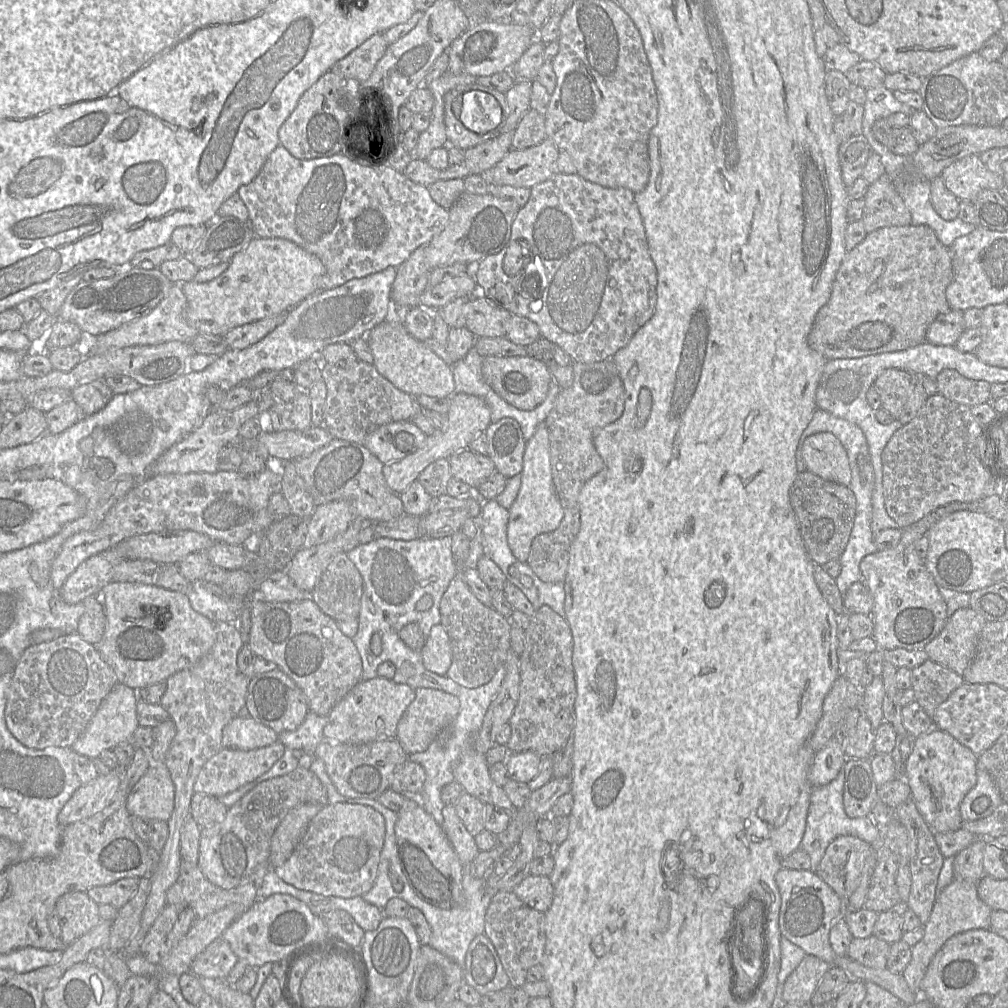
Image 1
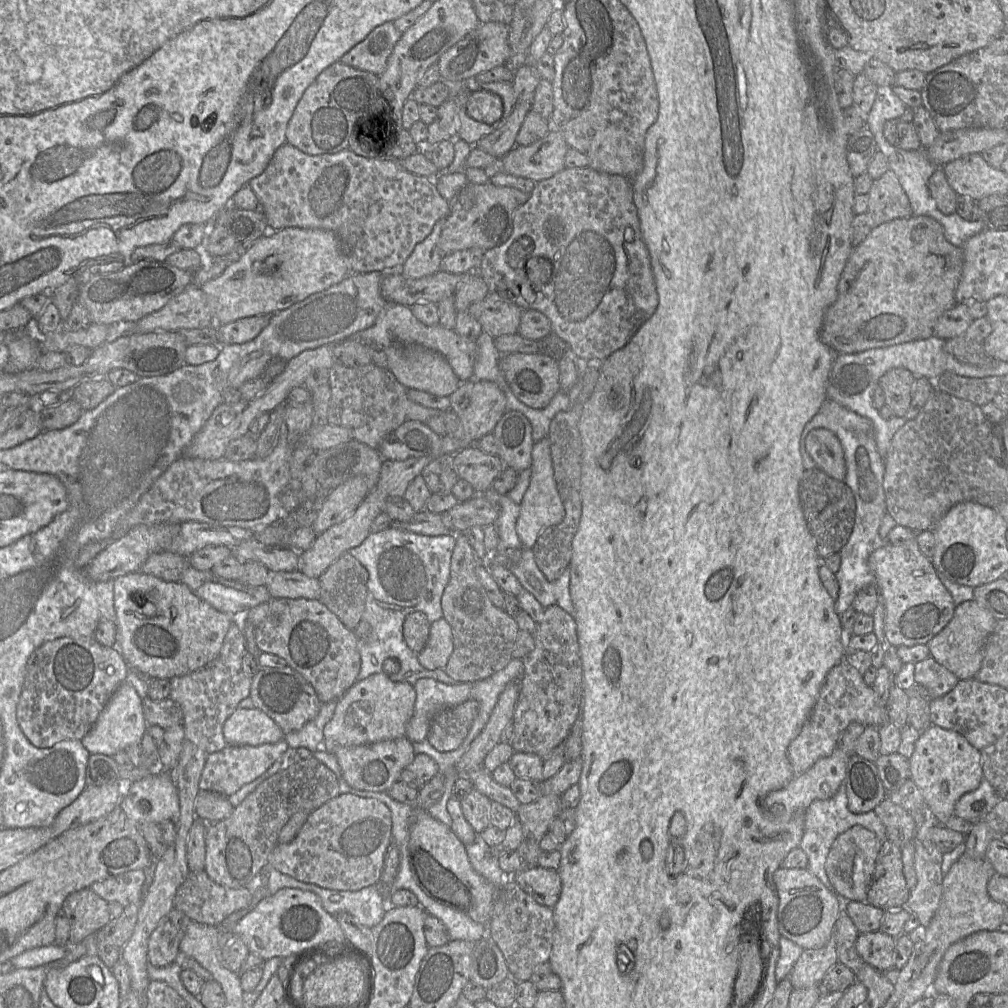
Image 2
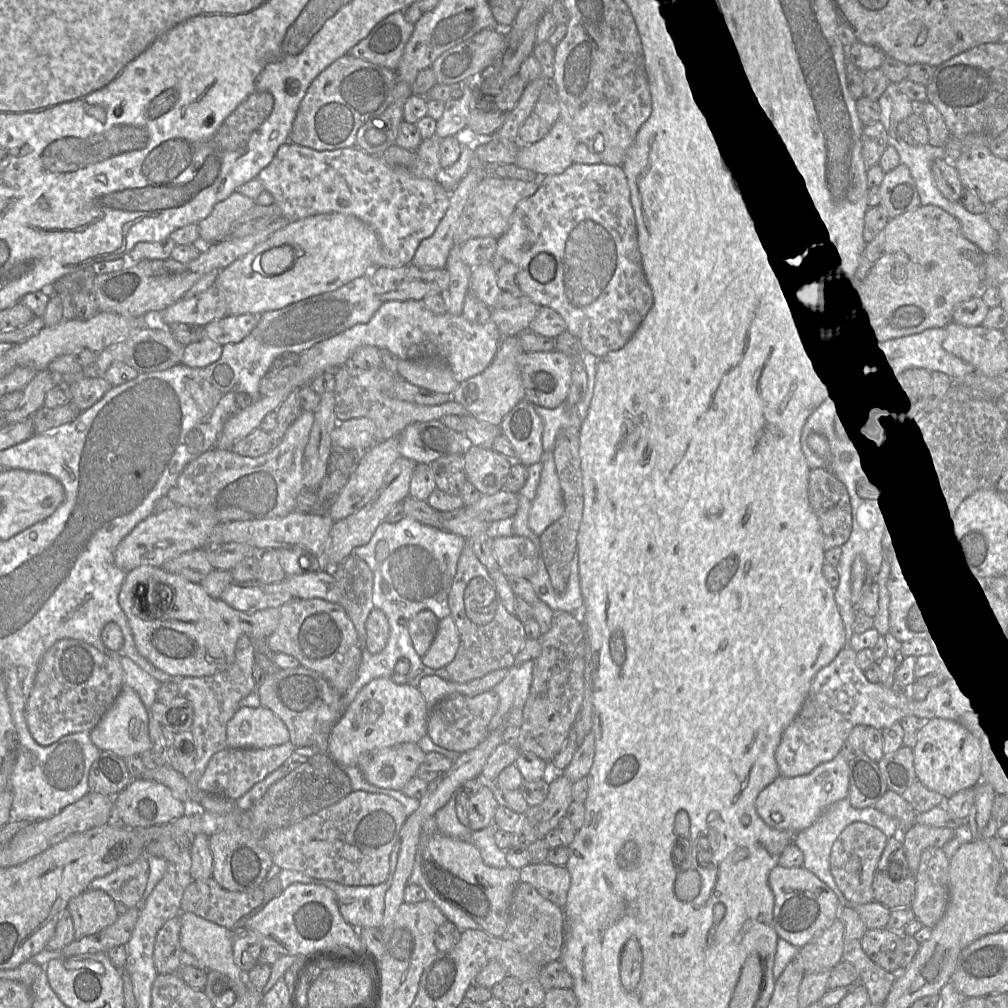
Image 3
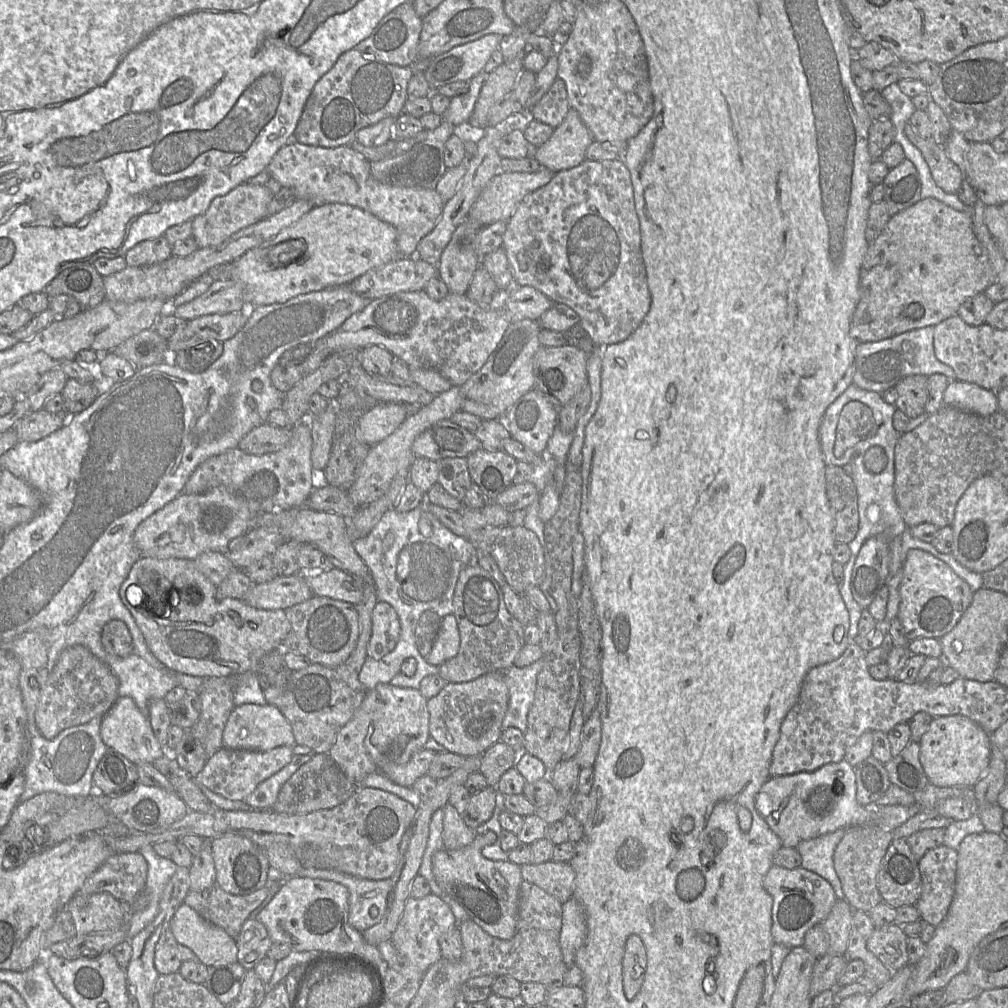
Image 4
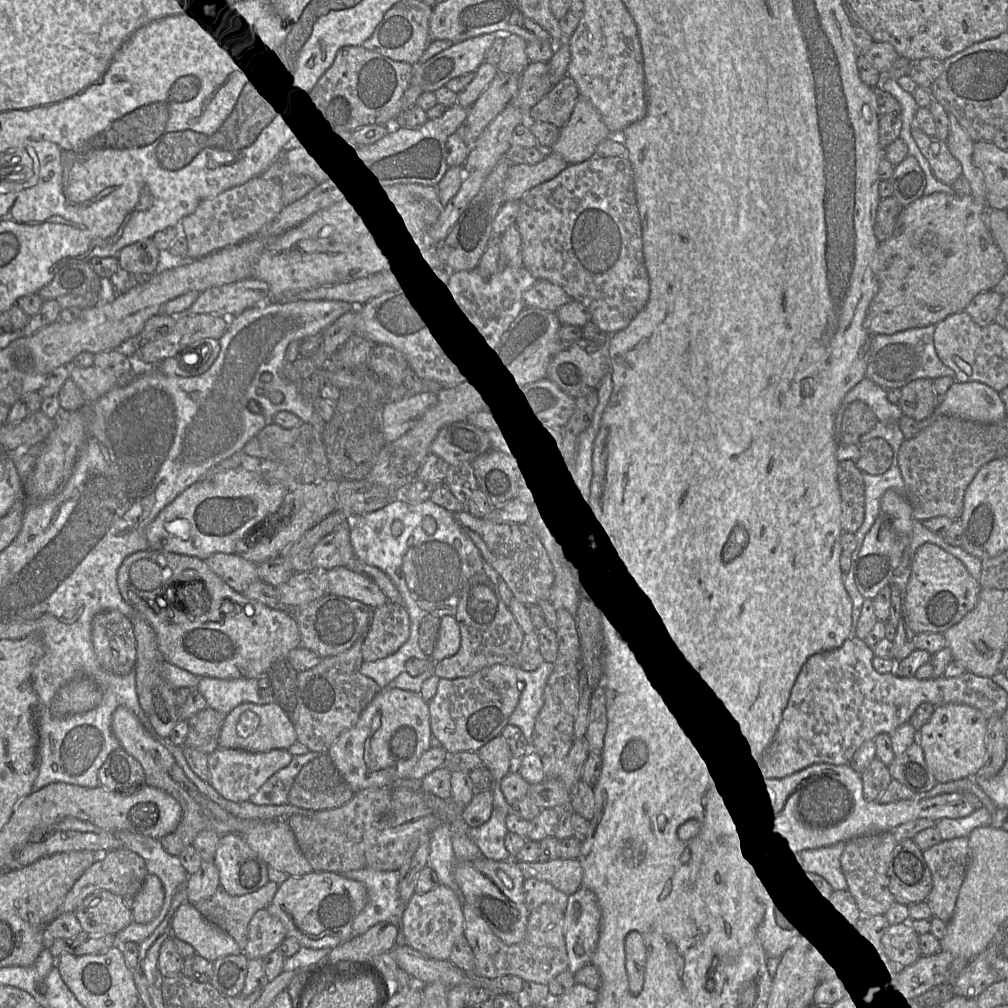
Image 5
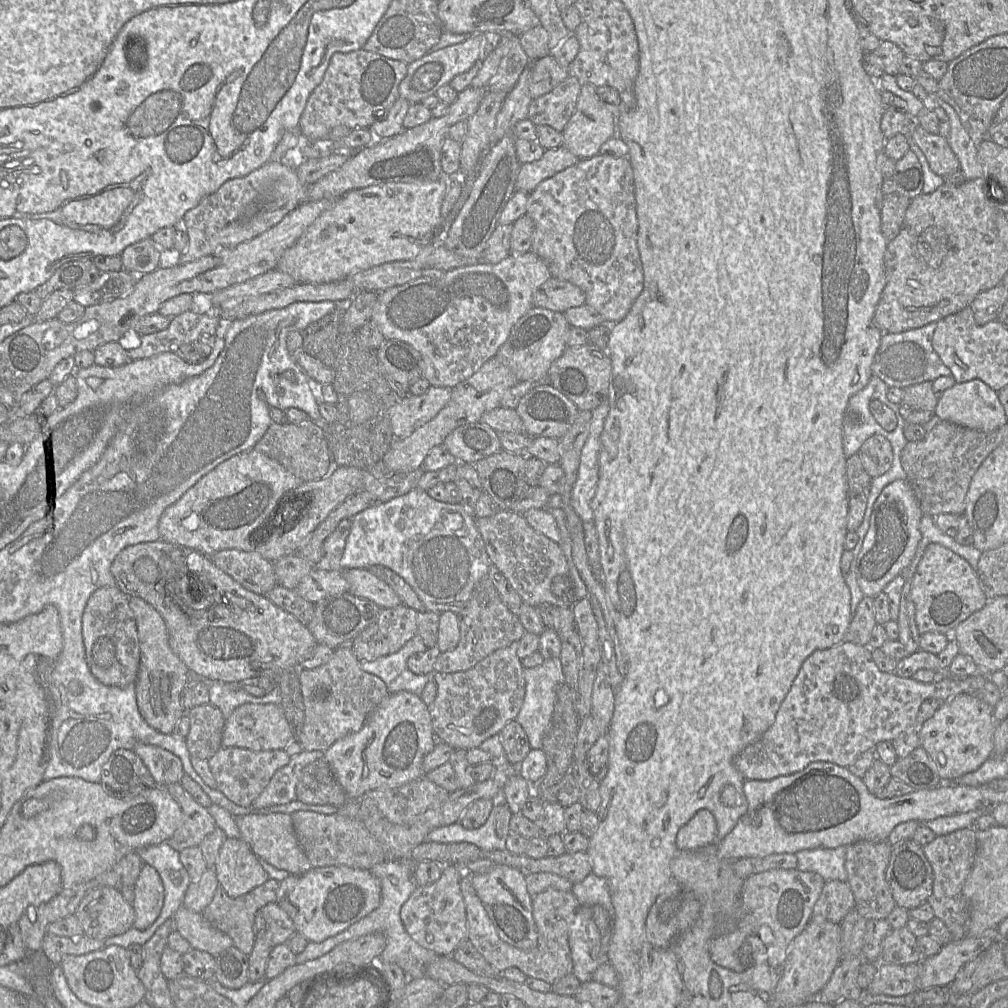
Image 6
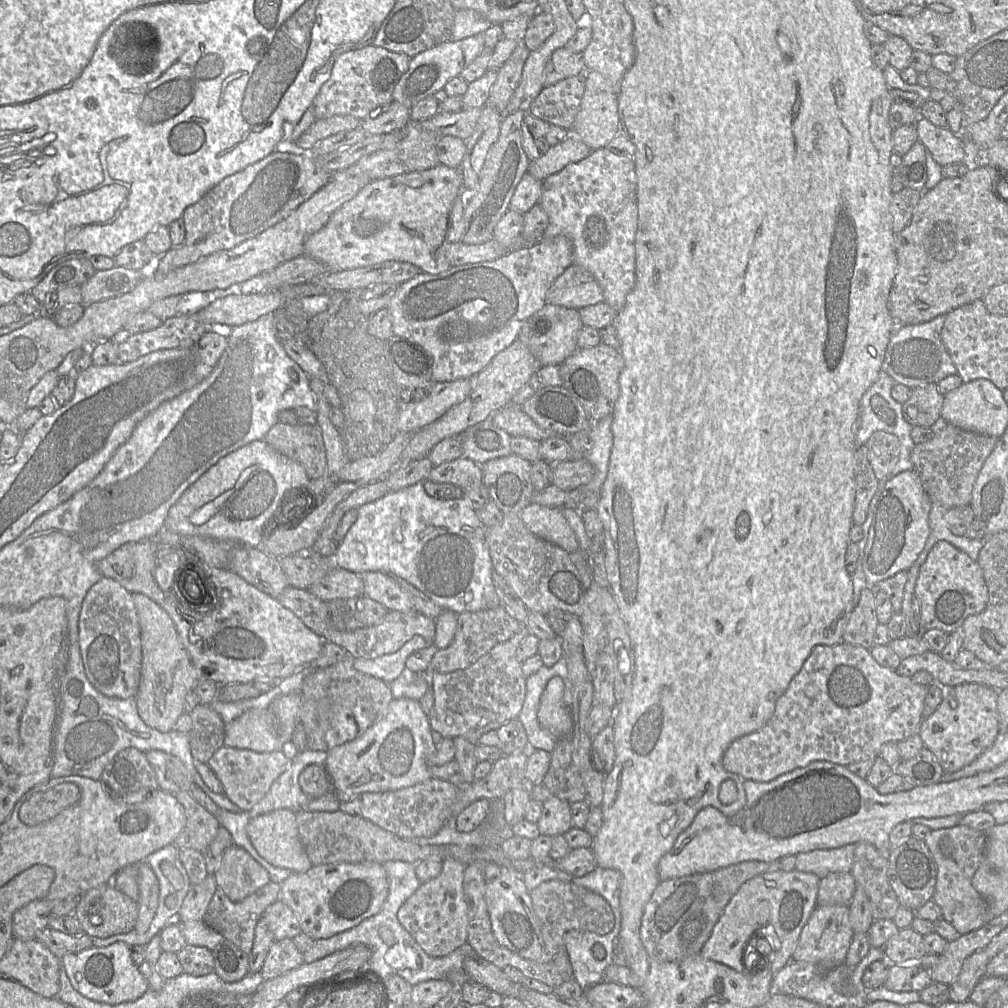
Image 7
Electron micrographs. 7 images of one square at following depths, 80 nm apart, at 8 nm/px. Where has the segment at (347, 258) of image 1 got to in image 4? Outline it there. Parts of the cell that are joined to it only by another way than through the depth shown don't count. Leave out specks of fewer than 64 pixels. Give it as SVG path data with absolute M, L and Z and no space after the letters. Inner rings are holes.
M293 141L284 145L267 169L271 178L290 189L295 199L307 200L319 207L330 203L361 208L396 229L400 257L415 256L419 241L433 230L441 217L444 201L435 189L399 187L373 178L370 161L348 146L325 148Z

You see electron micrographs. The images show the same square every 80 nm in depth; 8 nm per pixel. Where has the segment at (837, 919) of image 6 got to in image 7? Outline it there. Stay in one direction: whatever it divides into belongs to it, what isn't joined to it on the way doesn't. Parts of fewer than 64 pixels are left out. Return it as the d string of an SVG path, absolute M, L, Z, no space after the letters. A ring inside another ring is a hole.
M832 872L820 879L817 905L849 905L856 888L850 872Z

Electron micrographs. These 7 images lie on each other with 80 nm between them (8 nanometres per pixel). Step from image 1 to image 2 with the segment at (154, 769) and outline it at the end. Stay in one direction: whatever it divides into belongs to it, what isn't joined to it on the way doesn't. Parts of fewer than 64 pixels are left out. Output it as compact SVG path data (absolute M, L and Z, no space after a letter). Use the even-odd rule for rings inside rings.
M169 771L126 784L119 805L136 824L172 820L180 811L178 790Z

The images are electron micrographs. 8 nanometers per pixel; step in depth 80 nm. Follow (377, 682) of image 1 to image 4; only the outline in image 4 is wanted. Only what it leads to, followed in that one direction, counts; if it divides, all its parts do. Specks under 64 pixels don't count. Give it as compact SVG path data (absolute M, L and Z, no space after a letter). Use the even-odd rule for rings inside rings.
M390 683L378 684L373 689L367 691L352 718L340 729L328 755L350 781L360 785L366 776L380 772L386 765L407 763L414 753L424 748L429 737L427 699L423 697L420 690L397 687Z

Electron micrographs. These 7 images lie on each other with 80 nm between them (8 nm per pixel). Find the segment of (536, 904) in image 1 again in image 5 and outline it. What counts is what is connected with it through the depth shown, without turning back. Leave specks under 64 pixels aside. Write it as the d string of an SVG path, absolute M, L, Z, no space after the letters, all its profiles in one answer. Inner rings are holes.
M555 859L546 862L516 861L525 879L535 878L551 884L568 896L582 885L583 869L578 859Z

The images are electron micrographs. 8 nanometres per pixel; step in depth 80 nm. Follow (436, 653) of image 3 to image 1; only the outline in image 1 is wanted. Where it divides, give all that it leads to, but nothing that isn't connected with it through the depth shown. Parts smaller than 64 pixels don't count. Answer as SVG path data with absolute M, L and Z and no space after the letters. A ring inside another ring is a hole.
M441 623L431 627L420 653L427 670L447 675L452 663L452 646L448 633Z

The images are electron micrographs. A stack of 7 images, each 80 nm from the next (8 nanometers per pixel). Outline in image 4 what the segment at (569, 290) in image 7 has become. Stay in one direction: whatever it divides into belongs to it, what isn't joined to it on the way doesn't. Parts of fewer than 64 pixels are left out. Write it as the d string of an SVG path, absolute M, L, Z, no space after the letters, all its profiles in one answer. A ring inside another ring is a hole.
M514 286L508 301L511 323L523 319L538 320L554 304L557 303L531 286Z

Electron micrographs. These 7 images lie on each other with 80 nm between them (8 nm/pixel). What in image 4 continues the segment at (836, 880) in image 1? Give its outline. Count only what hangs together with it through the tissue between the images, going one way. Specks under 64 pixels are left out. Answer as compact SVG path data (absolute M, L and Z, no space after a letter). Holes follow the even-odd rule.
M866 824L846 828L837 844L834 852L834 867L846 901L853 910L868 913L873 907L883 902L877 888L877 875L892 840L892 831L882 829L875 824Z

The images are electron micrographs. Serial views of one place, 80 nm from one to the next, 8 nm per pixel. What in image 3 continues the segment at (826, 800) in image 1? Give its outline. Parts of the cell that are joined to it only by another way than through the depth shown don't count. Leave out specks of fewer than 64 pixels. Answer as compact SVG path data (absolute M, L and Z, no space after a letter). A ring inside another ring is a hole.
M846 797L829 806L810 827L795 834L793 840L793 843L799 847L804 855L803 867L816 875L833 890L841 907L850 908L853 908L856 904L847 900L837 886L830 871L830 855L834 842L840 836L842 831L854 822L864 822L874 826L880 829L888 838L900 834L898 823L894 818L882 813L875 807L862 809L853 808L850 804L849 797Z

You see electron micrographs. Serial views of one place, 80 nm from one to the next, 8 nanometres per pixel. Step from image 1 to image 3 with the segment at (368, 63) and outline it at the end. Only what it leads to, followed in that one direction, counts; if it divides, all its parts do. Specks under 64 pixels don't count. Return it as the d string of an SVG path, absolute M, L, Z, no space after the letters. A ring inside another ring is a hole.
M404 11L395 12L379 22L348 54L395 71L413 30Z

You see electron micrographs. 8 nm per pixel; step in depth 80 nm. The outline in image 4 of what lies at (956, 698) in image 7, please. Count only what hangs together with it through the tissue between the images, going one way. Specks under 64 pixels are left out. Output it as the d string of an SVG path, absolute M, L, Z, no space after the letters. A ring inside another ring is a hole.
M963 715L933 717L918 743L920 762L929 783L937 787L968 786L974 790L989 766L989 735L977 723Z

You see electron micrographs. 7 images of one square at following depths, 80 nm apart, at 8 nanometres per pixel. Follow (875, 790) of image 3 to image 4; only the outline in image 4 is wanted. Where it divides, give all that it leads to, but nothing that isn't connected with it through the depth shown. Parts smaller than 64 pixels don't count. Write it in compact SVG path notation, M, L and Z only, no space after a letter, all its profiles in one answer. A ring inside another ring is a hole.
M871 755L855 765L853 770L856 777L856 799L861 805L875 803L891 785L884 764Z

